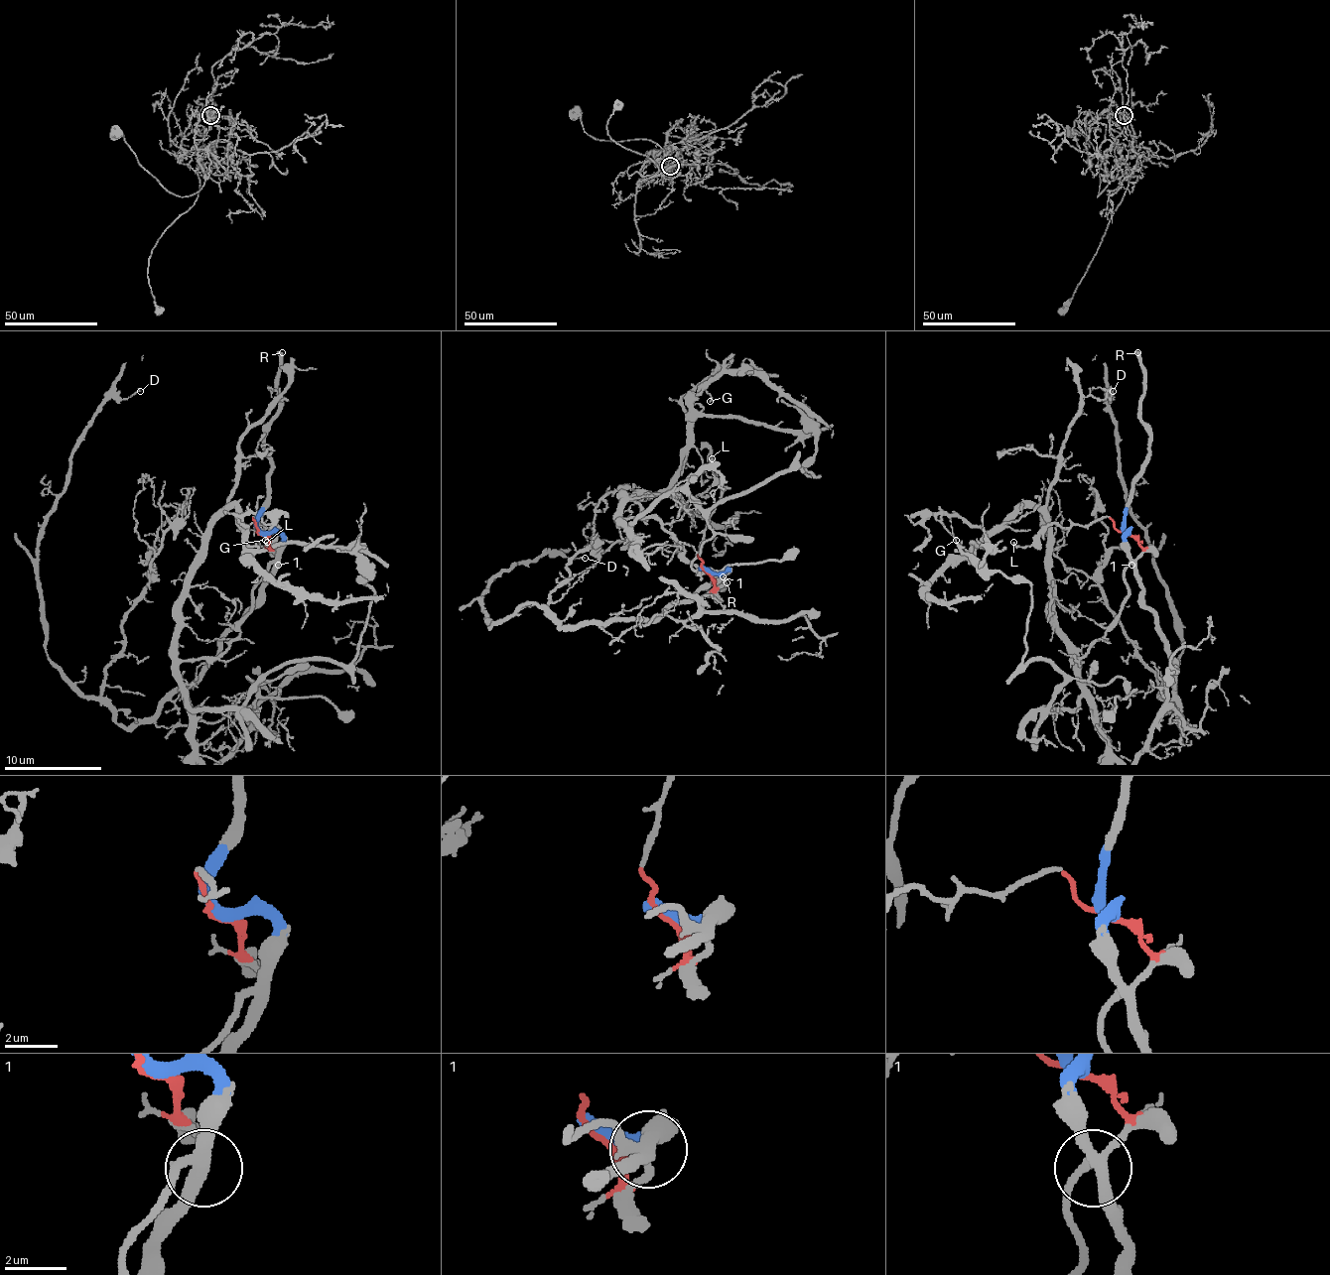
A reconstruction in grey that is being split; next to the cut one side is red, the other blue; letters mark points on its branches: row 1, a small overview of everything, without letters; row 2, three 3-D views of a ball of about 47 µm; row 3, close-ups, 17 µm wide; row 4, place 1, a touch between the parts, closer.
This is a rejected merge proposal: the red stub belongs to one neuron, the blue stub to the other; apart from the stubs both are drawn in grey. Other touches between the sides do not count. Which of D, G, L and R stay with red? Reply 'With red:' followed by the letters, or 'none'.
With red: G, L

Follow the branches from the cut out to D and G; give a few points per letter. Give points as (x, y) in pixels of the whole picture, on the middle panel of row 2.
D: (705, 572), (728, 572), (654, 618), (561, 628), (529, 603), (488, 626), (488, 584), (515, 563), (586, 558)
G: (705, 572), (723, 581), (622, 499), (671, 482), (681, 399), (710, 401)

